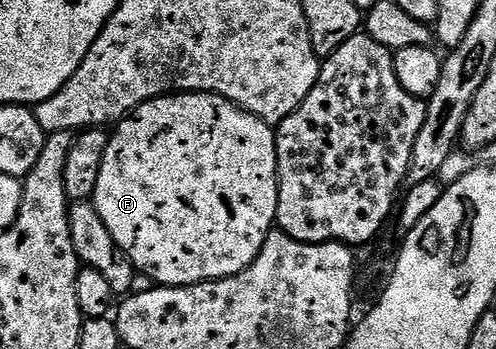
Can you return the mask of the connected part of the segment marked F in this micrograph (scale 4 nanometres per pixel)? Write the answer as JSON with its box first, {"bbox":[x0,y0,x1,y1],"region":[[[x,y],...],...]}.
{"bbox":[92,92,278,288],"region":[[[179,92],[169,96],[157,96],[156,99],[149,100],[146,104],[139,104],[129,116],[123,116],[113,129],[110,141],[108,142],[108,150],[104,154],[104,166],[100,166],[100,178],[96,181],[96,190],[92,197],[93,206],[100,214],[100,218],[104,218],[104,226],[108,226],[108,234],[112,234],[112,238],[116,238],[116,246],[120,246],[120,250],[132,261],[135,269],[141,275],[143,272],[150,279],[150,282],[153,282],[155,285],[164,288],[183,288],[184,286],[207,284],[210,280],[223,280],[229,276],[235,276],[240,274],[240,270],[252,266],[252,262],[260,254],[260,250],[264,246],[267,234],[275,227],[278,218],[278,159],[276,158],[275,135],[275,129],[271,125],[264,123],[264,121],[256,118],[250,112],[245,112],[243,108],[239,108],[232,101],[225,100],[222,96],[213,96],[211,92]]]}

